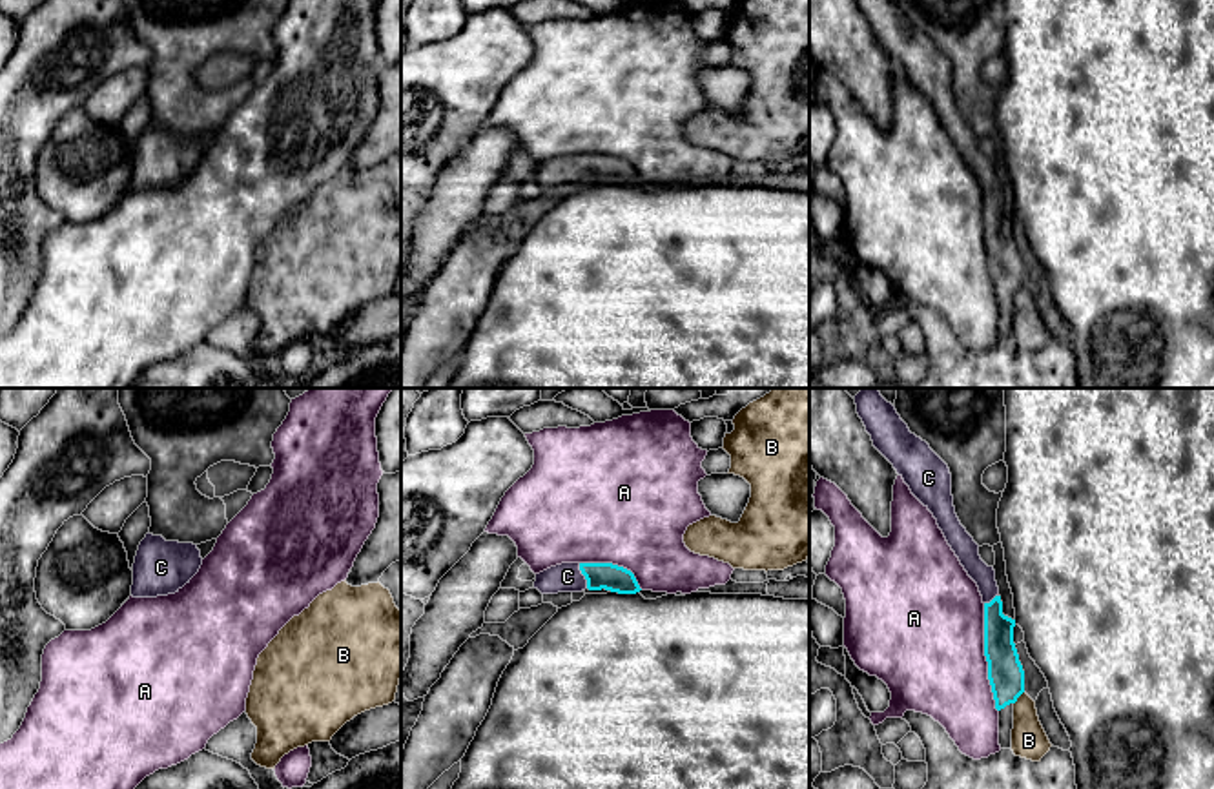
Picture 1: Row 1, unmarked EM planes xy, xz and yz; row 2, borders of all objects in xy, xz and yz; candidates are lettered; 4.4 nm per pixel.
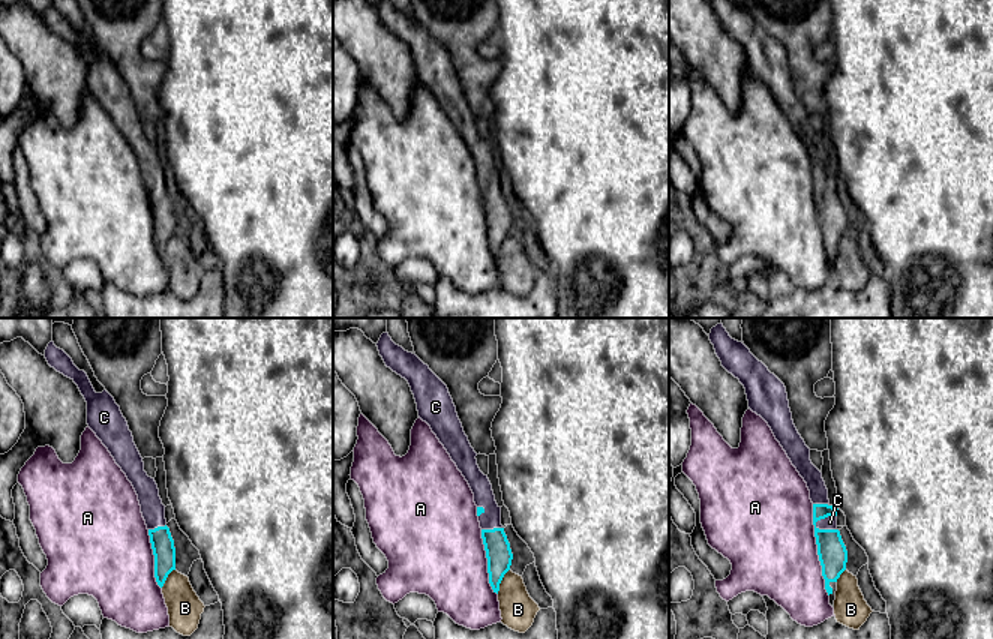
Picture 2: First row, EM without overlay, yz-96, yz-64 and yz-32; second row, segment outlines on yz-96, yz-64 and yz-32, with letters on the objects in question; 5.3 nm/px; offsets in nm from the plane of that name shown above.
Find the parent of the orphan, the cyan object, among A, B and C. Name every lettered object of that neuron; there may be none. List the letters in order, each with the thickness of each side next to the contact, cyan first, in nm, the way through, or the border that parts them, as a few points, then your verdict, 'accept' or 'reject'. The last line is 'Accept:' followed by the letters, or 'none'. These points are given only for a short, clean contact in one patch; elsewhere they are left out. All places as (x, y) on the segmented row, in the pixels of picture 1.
A: 160 nm thick on the cyan side, 480 nm on the other; reject
B: 160 nm thick on the cyan side, 160 nm on the other; border along yz (1023, 691), (1014, 704); reject
C: 120 nm thick on the cyan side, 130 nm on the other; runs through xz (598, 576), (584, 574), (567, 576); accept
Accept: C

